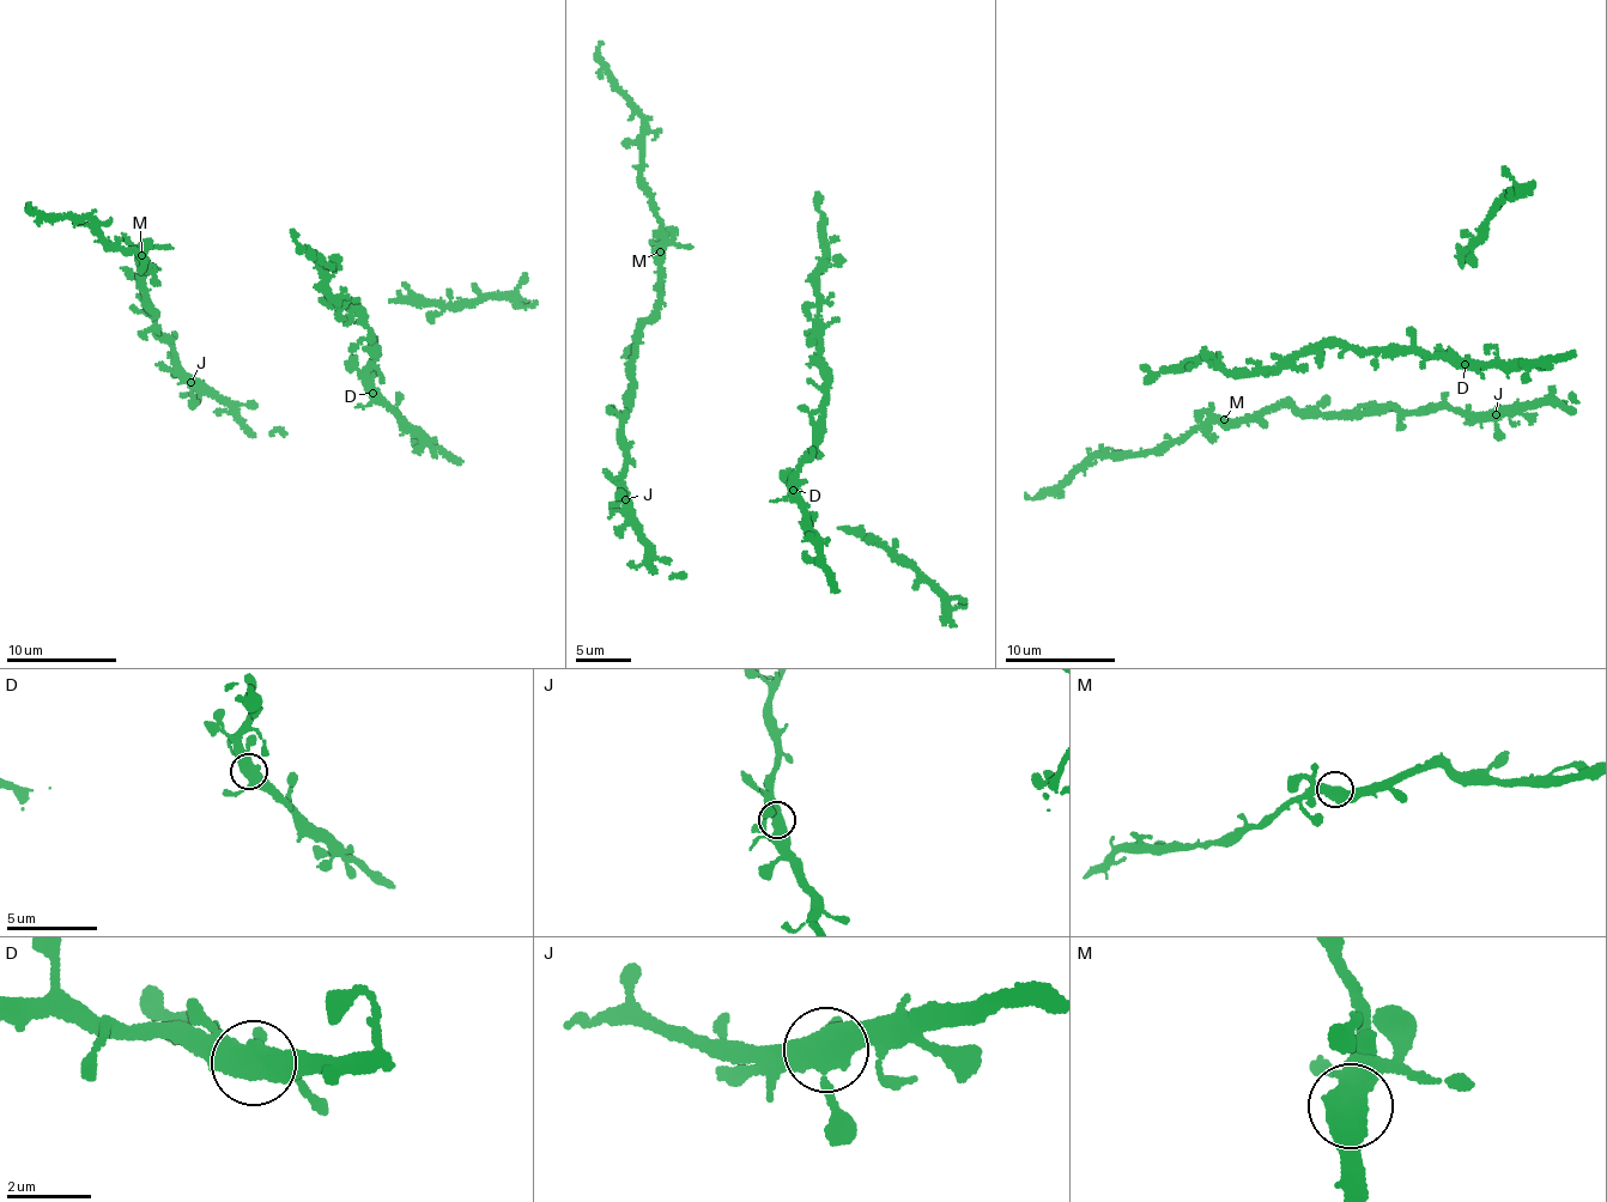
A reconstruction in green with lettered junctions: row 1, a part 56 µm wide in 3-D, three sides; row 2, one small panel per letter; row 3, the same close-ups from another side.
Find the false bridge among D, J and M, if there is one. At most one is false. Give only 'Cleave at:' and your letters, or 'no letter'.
Cleave at: no letter

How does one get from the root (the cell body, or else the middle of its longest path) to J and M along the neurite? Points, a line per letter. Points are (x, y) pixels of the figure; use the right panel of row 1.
J: (1535, 404), (1496, 414)
M: (1535, 404), (1486, 414), (1447, 407), (1389, 408), (1302, 418), (1285, 407), (1244, 419), (1224, 419)

